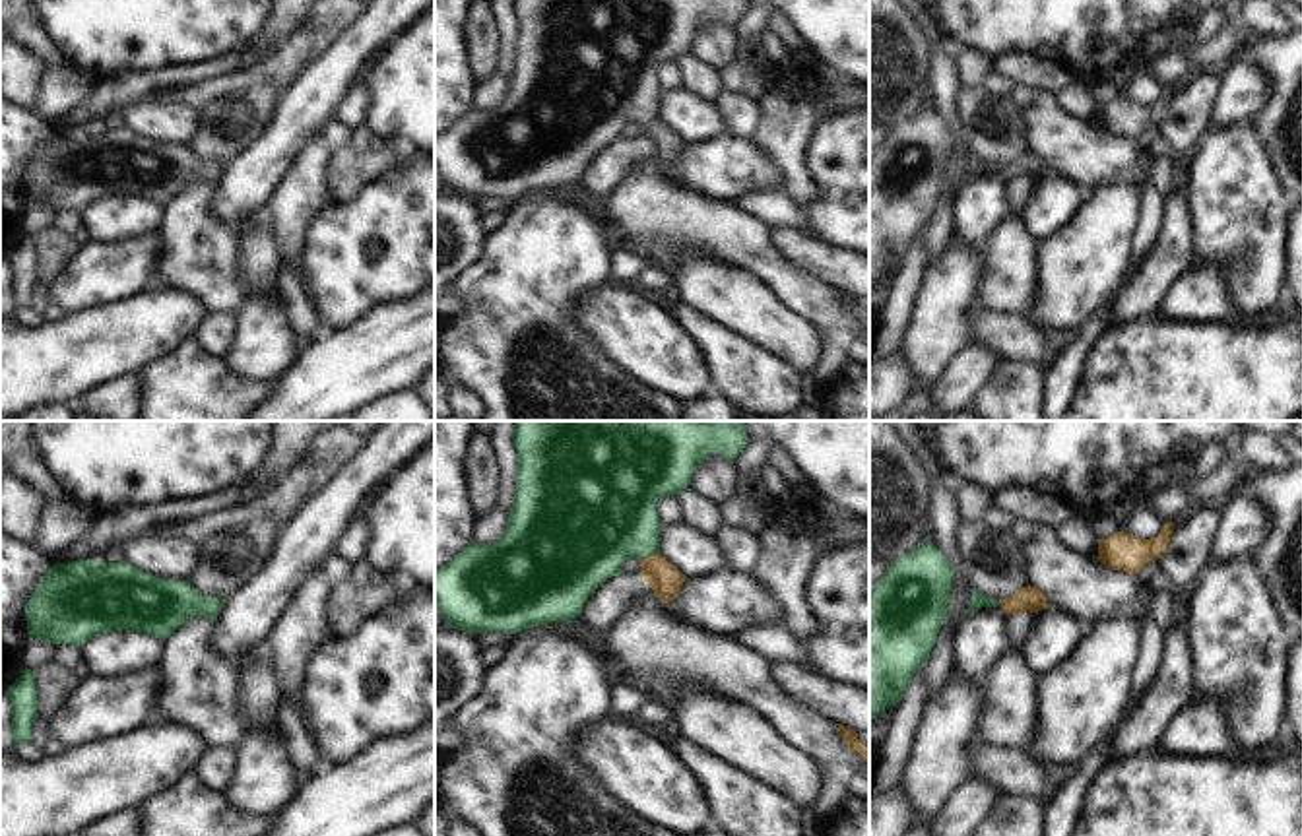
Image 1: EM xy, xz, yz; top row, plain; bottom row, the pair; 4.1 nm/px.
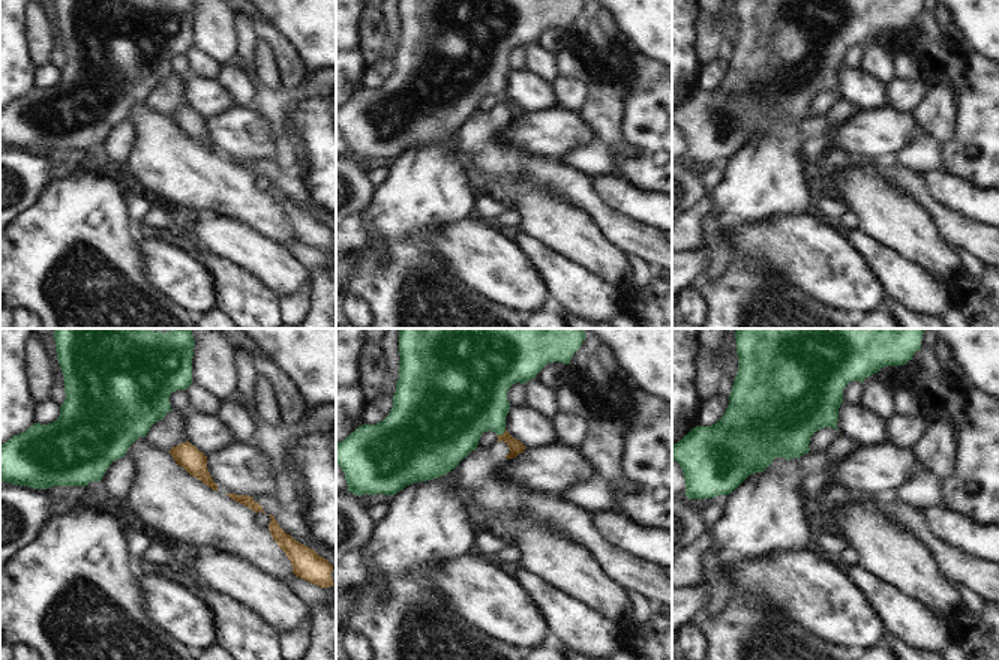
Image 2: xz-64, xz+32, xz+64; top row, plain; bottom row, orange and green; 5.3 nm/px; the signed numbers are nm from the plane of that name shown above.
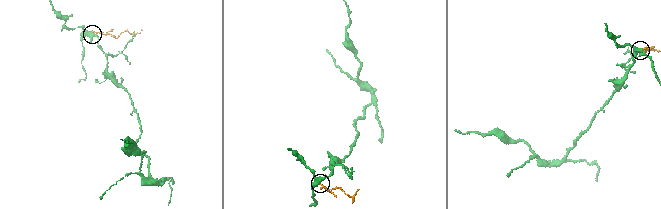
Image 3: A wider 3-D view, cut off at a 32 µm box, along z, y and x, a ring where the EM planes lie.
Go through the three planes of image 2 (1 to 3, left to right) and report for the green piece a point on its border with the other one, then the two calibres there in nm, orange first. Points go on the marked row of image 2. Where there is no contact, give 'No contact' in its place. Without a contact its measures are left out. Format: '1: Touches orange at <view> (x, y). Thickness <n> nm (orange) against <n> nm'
1: No contact
2: Touches orange at xz+32 (503, 434). Thickness 70 nm (orange) against 380 nm
3: No contact

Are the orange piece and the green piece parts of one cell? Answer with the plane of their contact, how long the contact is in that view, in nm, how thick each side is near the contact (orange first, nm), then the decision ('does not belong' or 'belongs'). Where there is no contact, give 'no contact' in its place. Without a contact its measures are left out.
xz | 100 nm | 140/420 nm | belongs

